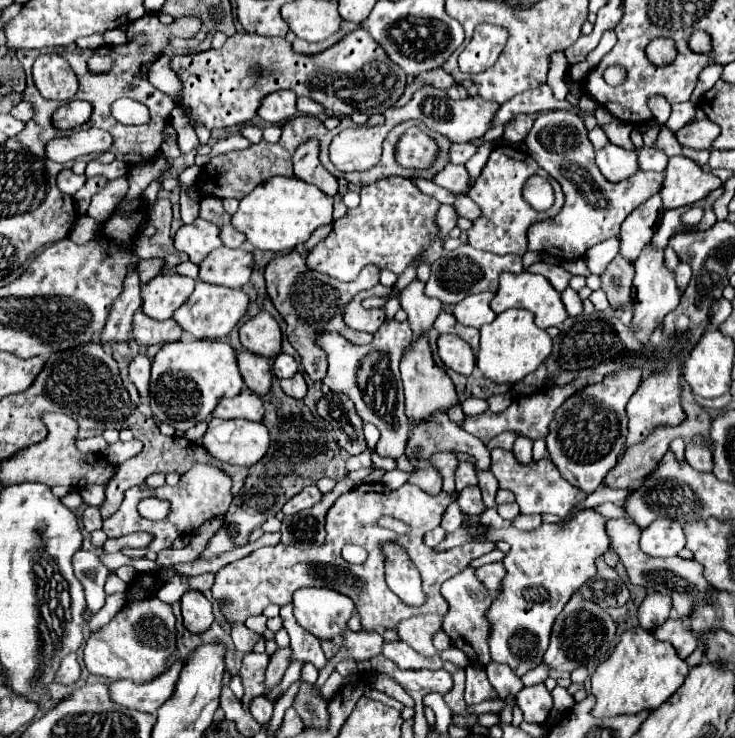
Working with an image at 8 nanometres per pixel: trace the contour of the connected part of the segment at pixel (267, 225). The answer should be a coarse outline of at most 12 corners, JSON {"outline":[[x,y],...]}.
{"outline":[[272,177],[240,201],[232,225],[256,249],[306,243],[332,223],[332,197]]}

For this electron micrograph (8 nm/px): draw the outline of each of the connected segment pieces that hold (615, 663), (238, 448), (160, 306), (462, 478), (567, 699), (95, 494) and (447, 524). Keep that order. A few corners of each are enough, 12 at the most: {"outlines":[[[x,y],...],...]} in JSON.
{"outlines":[[[642,627],[592,673],[592,715],[654,711],[686,661]],[[208,421],[206,453],[252,467],[270,445],[264,423]],[[166,273],[142,289],[144,313],[170,319],[194,279]],[[460,461],[456,469],[456,491],[478,485],[472,463]],[[564,687],[552,689],[554,709],[570,711],[574,697]],[[88,485],[80,489],[84,503],[102,505],[104,489],[102,485]],[[456,501],[448,505],[442,527],[456,531],[464,521]]]}

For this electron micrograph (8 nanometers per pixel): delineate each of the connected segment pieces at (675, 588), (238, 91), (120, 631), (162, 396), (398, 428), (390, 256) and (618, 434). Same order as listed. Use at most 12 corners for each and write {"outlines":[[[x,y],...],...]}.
{"outlines":[[[608,519],[632,585],[668,593],[680,617],[708,595],[692,559],[646,555],[640,527]],[[362,27],[316,55],[234,33],[176,55],[192,125],[250,121],[280,89],[384,113],[406,73]],[[134,601],[84,647],[92,675],[148,683],[176,651],[176,617]],[[210,339],[166,343],[150,407],[188,431],[244,387],[236,351]],[[384,319],[372,343],[320,331],[324,383],[378,427],[380,457],[410,435],[398,365],[414,333]],[[406,177],[360,189],[360,205],[306,257],[354,281],[442,255],[440,203]],[[642,373],[572,395],[546,445],[566,481],[592,493],[628,435]]]}

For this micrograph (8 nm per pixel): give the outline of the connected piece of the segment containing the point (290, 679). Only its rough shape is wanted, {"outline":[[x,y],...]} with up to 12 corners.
{"outline":[[291,663],[282,681],[266,697],[274,701],[292,683],[300,680],[305,663]]}

